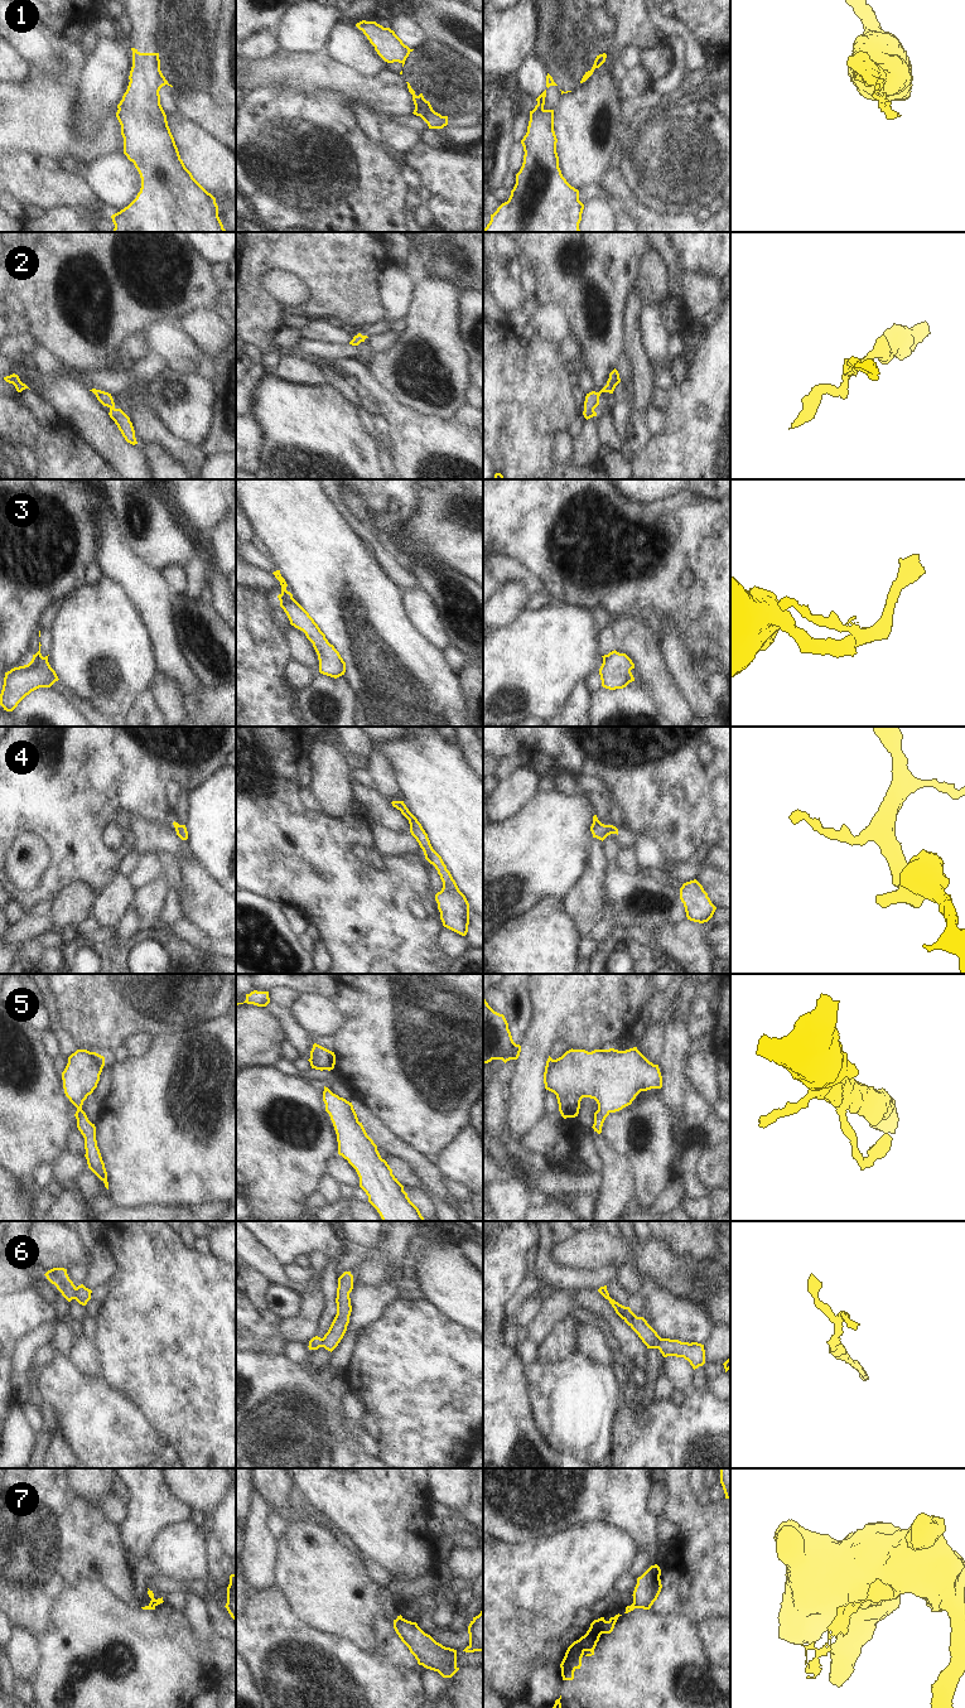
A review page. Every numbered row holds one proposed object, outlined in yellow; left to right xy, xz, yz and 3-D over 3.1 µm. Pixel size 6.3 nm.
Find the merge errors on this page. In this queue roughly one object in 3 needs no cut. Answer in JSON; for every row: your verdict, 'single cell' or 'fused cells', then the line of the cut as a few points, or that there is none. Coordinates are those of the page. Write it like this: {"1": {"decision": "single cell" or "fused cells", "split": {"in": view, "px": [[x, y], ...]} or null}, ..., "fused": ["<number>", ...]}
{"1": {"decision": "fused cells", "split": {"in": "yz", "px": [[548, 73], [553, 85]]}}, "2": {"decision": "single cell", "split": null}, "3": {"decision": "fused cells", "split": {"in": "xy", "px": [[47, 657], [32, 660]]}}, "4": {"decision": "single cell", "split": null}, "5": {"decision": "single cell", "split": null}, "6": {"decision": "fused cells", "split": {"in": "xy", "px": [[76, 1288], [73, 1298]]}}, "7": {"decision": "fused cells", "split": {"in": "xy", "px": [[149, 1603], [154, 1606]]}}, "fused": ["1", "3", "6", "7"]}

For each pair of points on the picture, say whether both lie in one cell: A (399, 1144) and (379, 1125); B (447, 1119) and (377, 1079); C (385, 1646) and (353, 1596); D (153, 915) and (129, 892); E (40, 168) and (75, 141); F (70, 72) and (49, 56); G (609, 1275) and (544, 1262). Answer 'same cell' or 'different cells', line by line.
A: same cell
B: same cell
C: different cells
D: different cells
E: different cells
F: same cell
G: same cell

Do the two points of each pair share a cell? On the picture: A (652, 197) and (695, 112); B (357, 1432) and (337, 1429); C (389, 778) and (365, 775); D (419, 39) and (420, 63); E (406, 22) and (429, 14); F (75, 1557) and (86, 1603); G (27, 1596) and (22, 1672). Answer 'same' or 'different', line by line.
A: same
B: different
C: different
D: different
E: different
F: different
G: different

